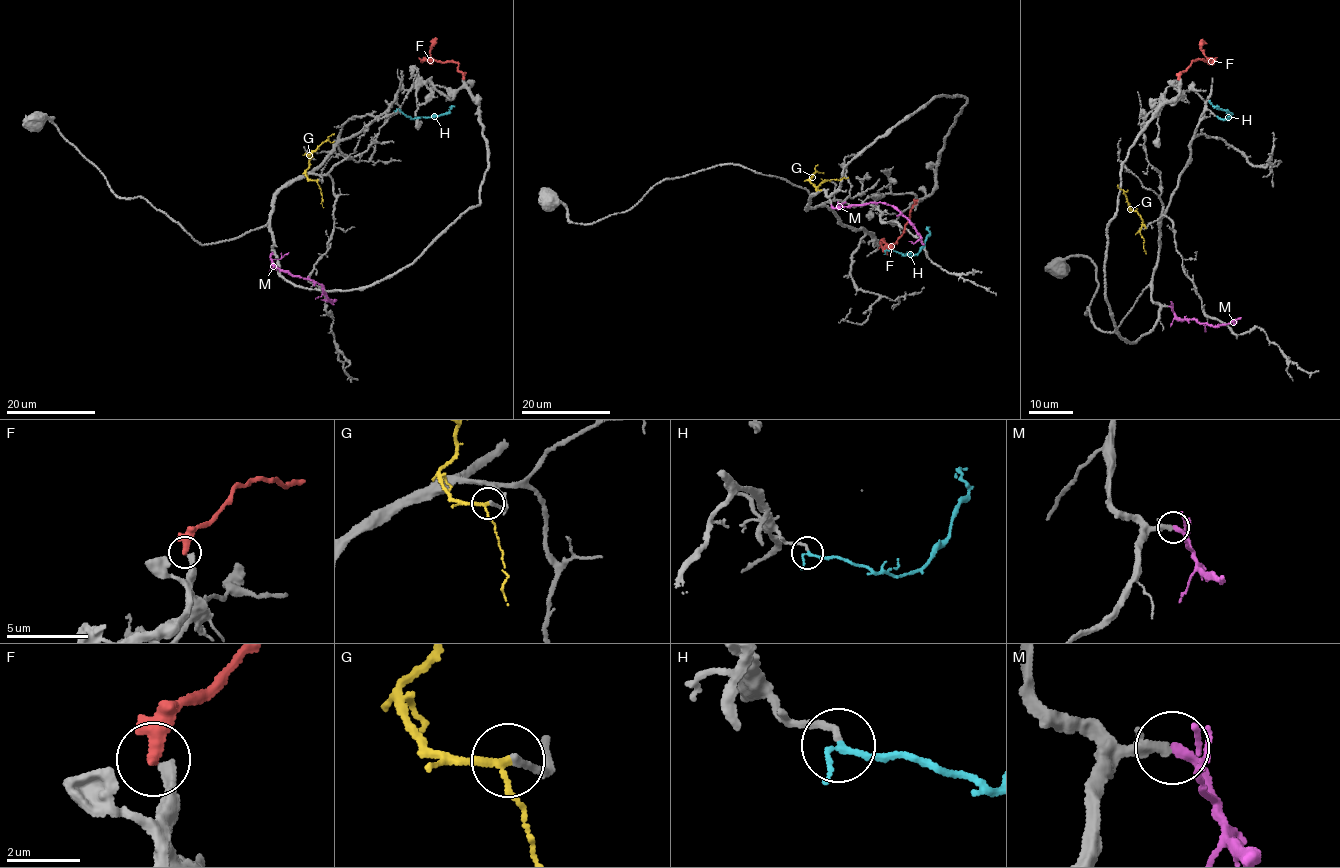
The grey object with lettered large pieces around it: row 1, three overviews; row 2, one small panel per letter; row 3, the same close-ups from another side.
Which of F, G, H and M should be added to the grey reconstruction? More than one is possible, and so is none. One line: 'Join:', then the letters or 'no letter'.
Join: G, H, M

